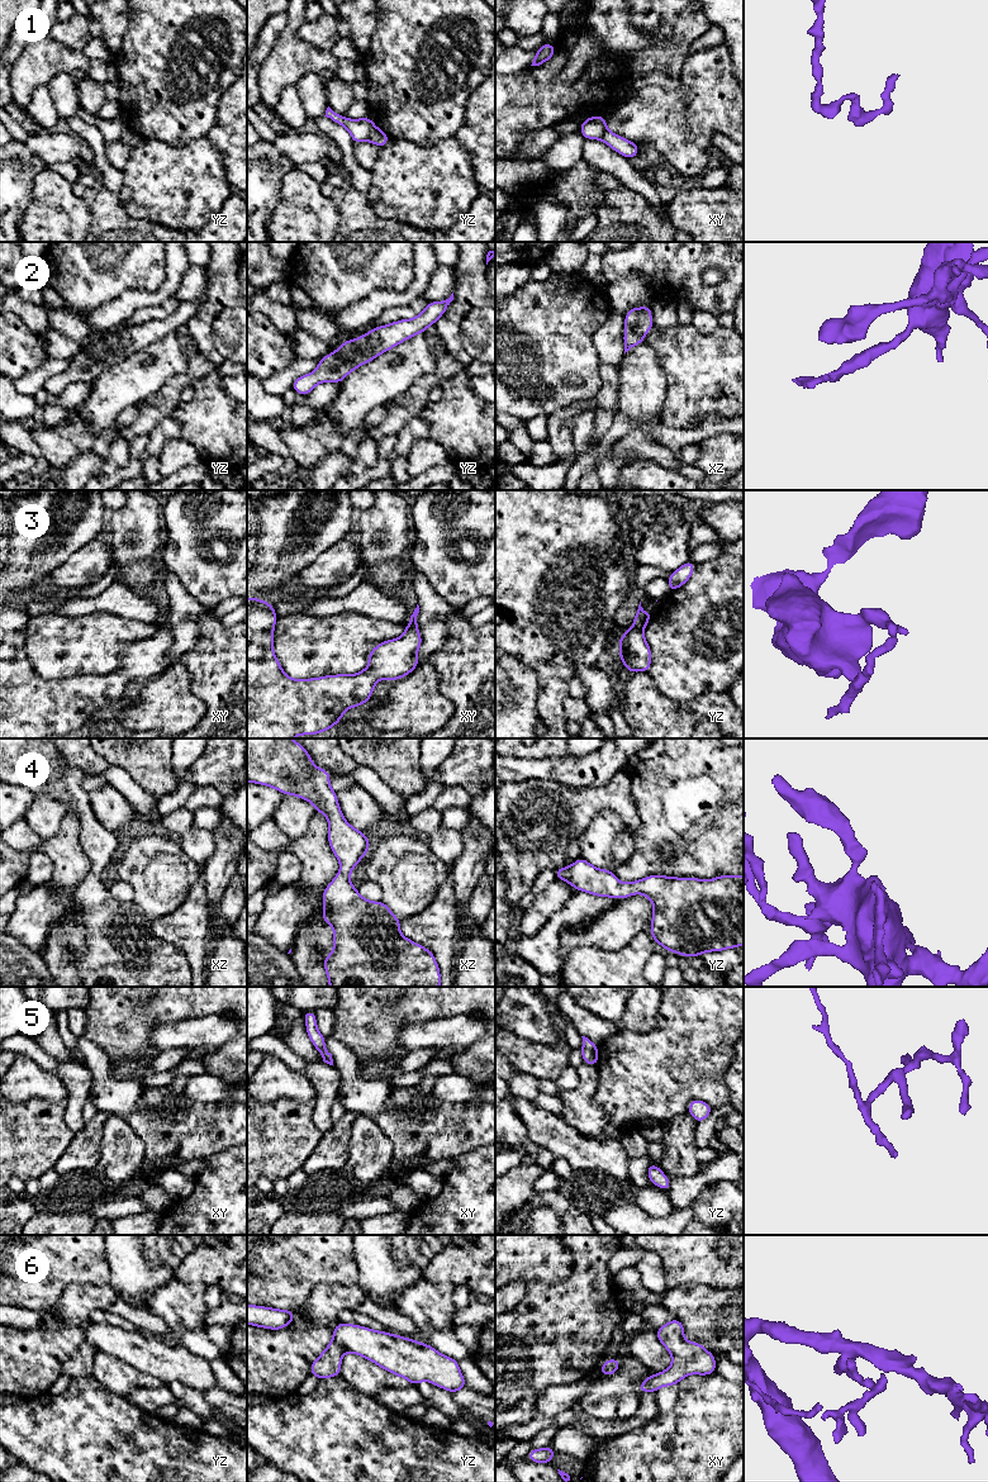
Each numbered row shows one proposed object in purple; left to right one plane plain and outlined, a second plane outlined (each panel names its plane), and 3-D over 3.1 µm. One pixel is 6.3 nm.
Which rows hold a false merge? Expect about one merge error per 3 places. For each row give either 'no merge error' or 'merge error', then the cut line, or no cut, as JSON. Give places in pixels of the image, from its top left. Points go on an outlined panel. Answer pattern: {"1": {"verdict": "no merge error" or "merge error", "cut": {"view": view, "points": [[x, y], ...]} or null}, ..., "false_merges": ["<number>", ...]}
{"1": {"verdict": "merge error", "cut": {"view": "yz", "points": [[375, 127], [366, 139]]}}, "2": {"verdict": "no merge error", "cut": null}, "3": {"verdict": "merge error", "cut": {"view": "xy", "points": [[407, 626], [416, 630]]}}, "4": {"verdict": "no merge error", "cut": null}, "5": {"verdict": "no merge error", "cut": null}, "6": {"verdict": "no merge error", "cut": null}, "false_merges": ["1", "3"]}

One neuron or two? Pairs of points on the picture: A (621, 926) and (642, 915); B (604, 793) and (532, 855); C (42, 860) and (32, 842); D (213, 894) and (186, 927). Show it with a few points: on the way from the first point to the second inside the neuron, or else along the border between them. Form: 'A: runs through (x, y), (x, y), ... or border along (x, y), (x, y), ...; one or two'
A: runs through (626, 921), (632, 915), (637, 915); one
B: runs through (587, 802), (549, 837); one
C: border along (38, 849), (31, 853); two
D: border along (202, 872), (207, 901), (215, 916); two

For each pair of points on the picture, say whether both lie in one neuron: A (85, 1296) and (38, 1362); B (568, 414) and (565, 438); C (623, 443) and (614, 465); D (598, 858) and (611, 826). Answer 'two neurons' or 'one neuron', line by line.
A: one neuron
B: one neuron
C: two neurons
D: one neuron

